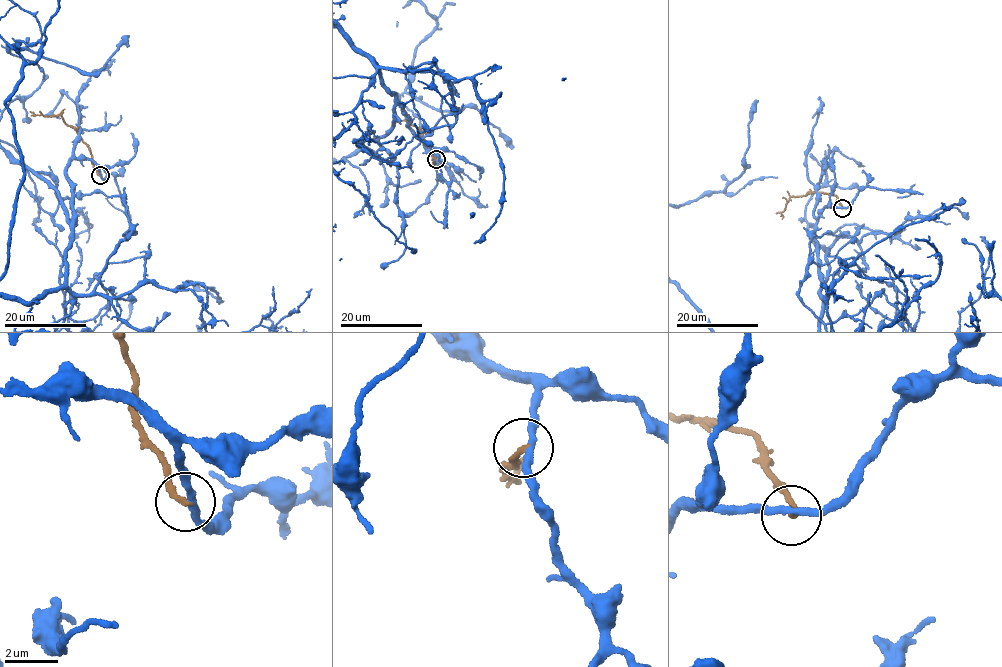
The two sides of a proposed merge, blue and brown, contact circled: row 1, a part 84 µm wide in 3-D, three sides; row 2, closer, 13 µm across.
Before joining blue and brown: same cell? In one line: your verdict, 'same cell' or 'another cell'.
another cell

